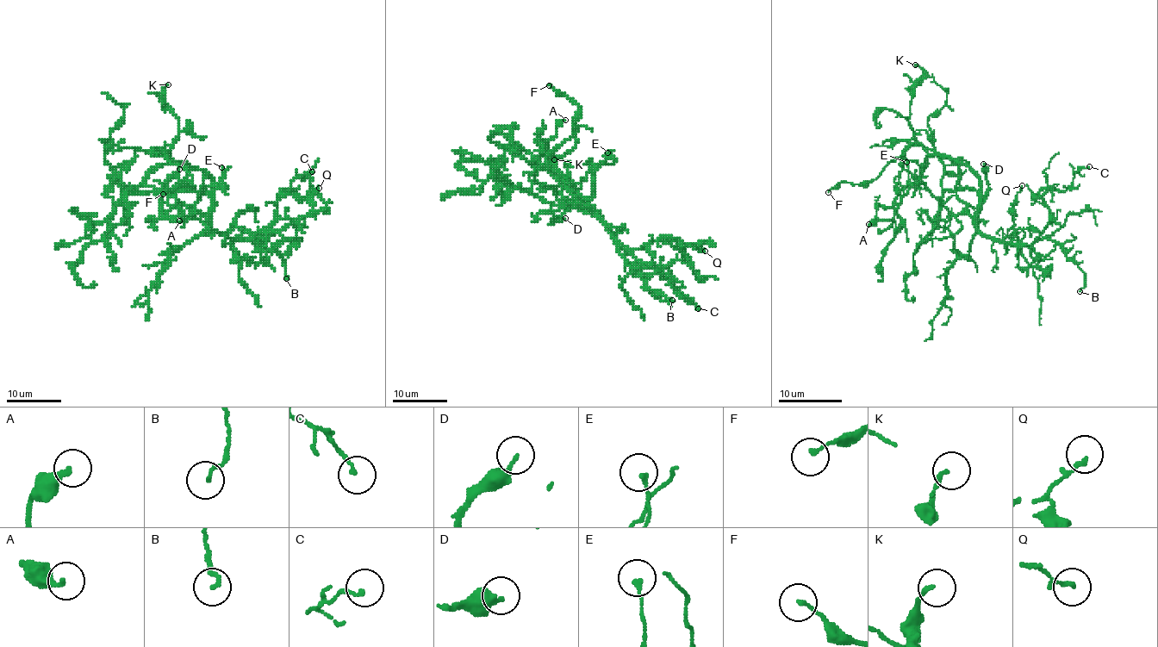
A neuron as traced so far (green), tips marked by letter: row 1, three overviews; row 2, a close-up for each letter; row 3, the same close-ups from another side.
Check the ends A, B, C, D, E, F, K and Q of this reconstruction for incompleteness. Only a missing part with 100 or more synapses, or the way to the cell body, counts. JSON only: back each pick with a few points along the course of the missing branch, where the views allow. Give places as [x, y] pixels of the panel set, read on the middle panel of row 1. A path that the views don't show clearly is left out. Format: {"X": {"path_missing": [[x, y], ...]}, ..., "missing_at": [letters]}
{"missing_at": []}

